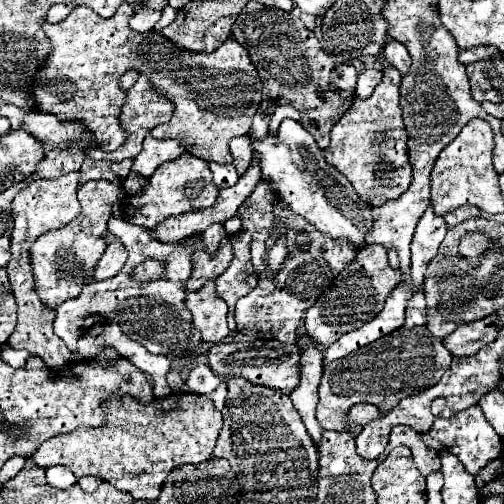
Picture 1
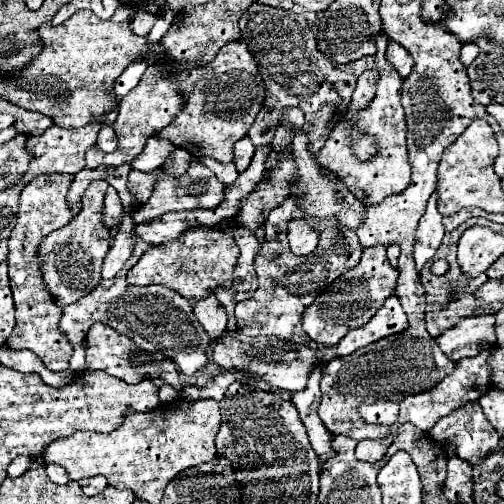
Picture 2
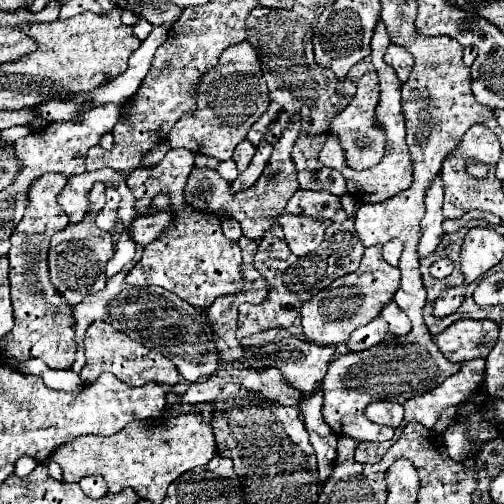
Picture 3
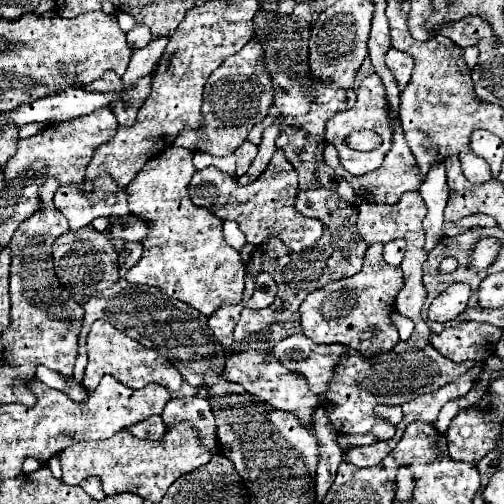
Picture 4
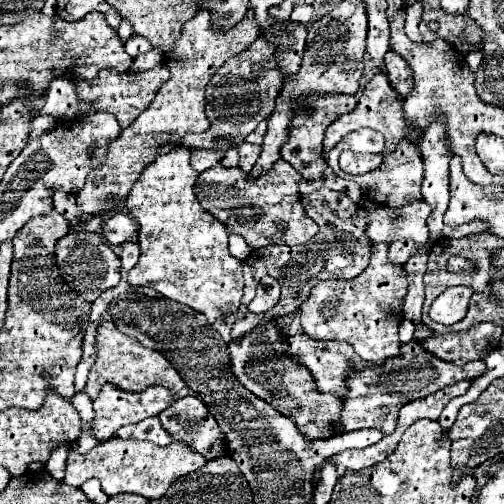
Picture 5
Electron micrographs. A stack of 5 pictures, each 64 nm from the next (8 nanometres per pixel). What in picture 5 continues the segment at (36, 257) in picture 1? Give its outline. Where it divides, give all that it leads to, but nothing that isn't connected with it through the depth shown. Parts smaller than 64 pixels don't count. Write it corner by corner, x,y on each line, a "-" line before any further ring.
72,232
56,242
56,260
62,278
68,286
84,300
94,302
104,290
116,286
120,282
120,258
112,252
112,248
104,242
100,234
92,232

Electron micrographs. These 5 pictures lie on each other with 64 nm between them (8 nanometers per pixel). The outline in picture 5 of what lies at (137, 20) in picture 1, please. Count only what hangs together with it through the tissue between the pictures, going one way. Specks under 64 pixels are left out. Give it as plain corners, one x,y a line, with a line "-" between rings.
132,36
130,40
128,40
128,44
125,44
125,51
134,59
136,56
140,56
140,54
144,54
144,52
148,52
148,50
152,50
154,46
146,40
146,38
142,38
142,36

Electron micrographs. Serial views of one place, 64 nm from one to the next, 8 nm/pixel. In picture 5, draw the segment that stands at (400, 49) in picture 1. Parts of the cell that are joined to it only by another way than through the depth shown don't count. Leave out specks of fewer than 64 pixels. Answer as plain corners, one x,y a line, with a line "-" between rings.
392,50
384,56
384,66
386,66
386,76
390,78
394,90
406,98
414,88
414,76
410,66
402,60
402,56
398,56

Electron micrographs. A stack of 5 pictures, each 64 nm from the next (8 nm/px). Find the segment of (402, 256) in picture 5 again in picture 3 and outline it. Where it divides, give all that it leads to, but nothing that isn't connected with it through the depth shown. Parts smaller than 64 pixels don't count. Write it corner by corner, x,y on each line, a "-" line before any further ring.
390,240
390,242
386,242
386,244
384,244
384,250
382,250
384,260
386,260
390,266
398,266
402,248
404,248
404,244
402,244
400,240

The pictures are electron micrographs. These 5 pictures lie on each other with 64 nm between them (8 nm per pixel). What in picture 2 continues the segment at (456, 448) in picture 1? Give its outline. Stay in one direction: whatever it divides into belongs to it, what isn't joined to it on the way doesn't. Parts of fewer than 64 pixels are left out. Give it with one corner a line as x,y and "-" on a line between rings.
478,402
466,404
464,408
440,418
430,434
438,442
452,444
458,456
470,464
484,460
500,440
500,434
492,428

